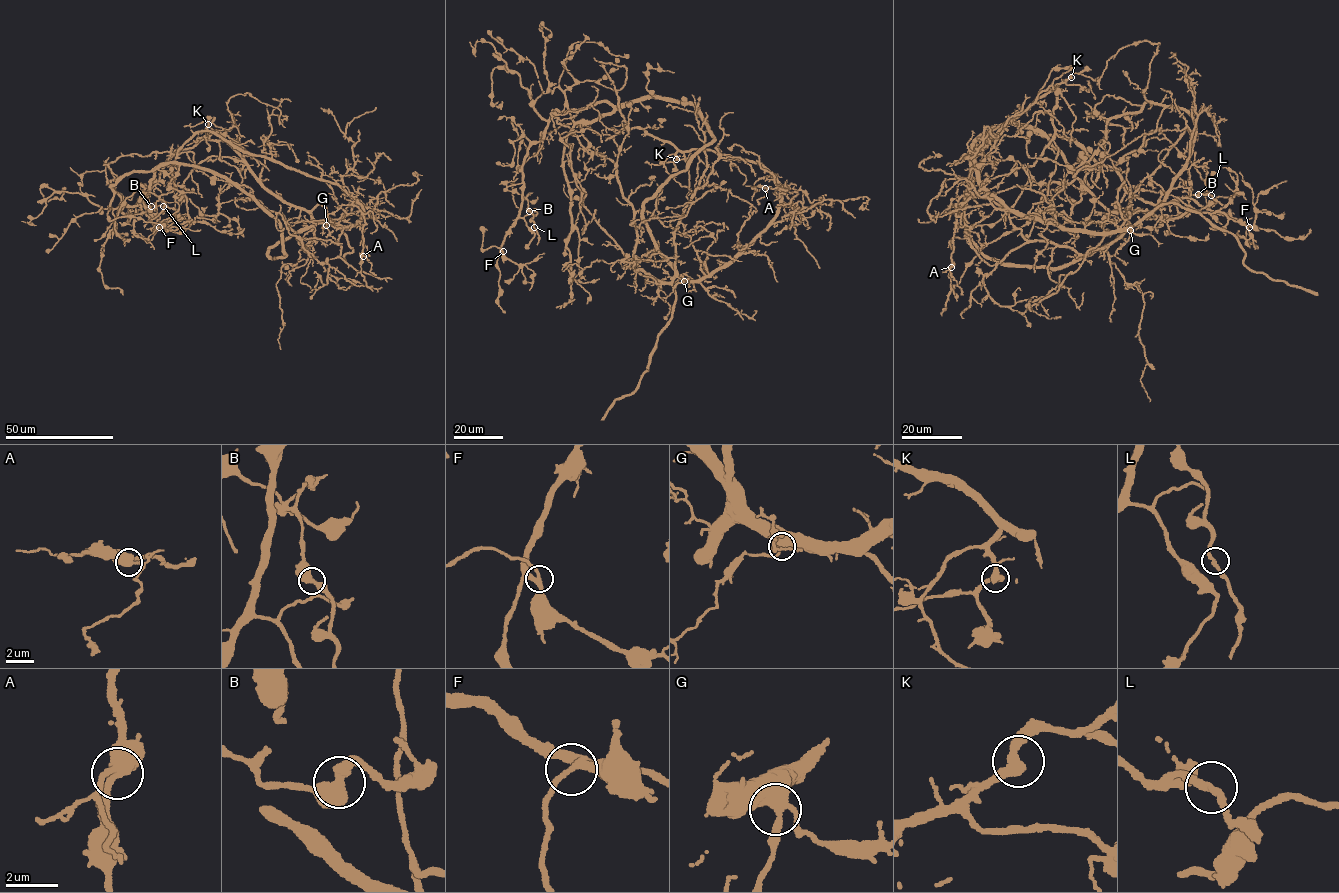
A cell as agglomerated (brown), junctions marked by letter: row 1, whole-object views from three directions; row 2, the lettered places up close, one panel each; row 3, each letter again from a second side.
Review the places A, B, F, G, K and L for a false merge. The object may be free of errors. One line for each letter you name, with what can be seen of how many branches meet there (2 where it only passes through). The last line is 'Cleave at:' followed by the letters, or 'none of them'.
B: branches 2
Cleave at: B

